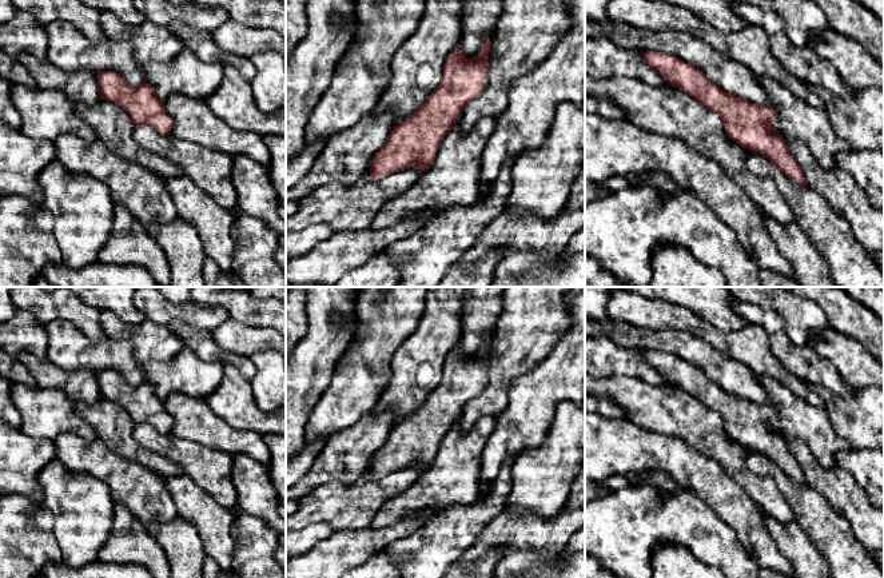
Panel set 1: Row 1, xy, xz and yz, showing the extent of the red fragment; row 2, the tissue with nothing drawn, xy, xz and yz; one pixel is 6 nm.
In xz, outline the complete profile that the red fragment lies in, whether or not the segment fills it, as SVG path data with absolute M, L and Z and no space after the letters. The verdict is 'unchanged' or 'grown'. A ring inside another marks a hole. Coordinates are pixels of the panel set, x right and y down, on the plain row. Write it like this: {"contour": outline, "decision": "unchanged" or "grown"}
{"contour": "M486 338L478 354L471 358L467 358L461 351L459 343L447 354L441 382L418 410L393 424L386 442L374 454L370 461L371 479L379 479L386 474L410 467L417 467L422 473L433 465L441 441L453 428L454 423L461 419L466 403L478 396L485 386L490 340L490 338Z", "decision": "unchanged"}

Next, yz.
{"contour": "M646 350L645 360L669 384L684 390L709 410L718 412L724 420L725 432L733 441L766 457L796 483L807 485L805 475L784 435L772 426L776 418L772 406L726 392L710 382L700 368L669 352Z", "decision": "unchanged"}

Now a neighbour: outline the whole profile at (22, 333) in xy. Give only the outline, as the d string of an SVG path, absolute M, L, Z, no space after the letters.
M17 311L12 319L0 324L0 348L15 356L27 351L39 359L47 359L45 328L29 314Z

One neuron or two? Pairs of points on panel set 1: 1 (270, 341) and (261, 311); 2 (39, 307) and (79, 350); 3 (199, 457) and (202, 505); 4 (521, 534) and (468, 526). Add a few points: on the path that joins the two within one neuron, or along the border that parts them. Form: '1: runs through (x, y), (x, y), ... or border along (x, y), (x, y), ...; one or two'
1: border along (235, 321), (253, 327), (271, 329); two
2: border along (44, 325), (56, 319), (64, 319), (80, 333); two
3: border along (183, 473), (225, 509); two
4: border along (504, 506), (464, 554); two

